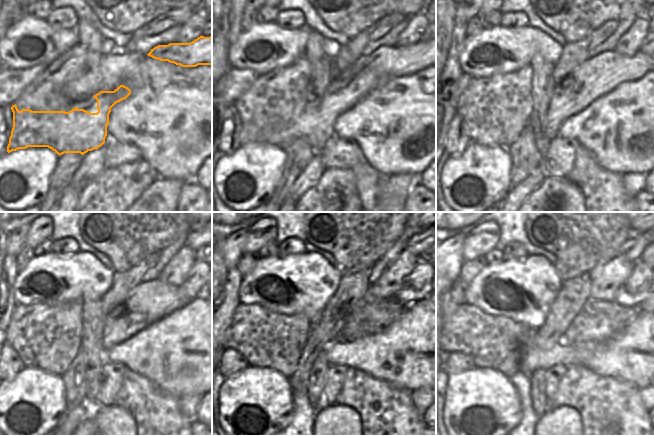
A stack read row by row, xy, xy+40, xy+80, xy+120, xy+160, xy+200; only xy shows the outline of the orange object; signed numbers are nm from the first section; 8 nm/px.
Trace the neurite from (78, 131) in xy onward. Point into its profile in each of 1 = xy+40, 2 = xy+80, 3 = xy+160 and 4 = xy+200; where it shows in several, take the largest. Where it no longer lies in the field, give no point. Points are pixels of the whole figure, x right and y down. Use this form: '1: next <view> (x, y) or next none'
1: next xy+40 (276, 129)
2: next xy+80 (599, 75)
3: next xy+160 (252, 362)
4: next xy+200 (477, 362)

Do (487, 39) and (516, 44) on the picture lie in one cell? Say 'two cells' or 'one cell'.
one cell

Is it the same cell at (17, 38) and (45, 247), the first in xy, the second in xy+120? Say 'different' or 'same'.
different

